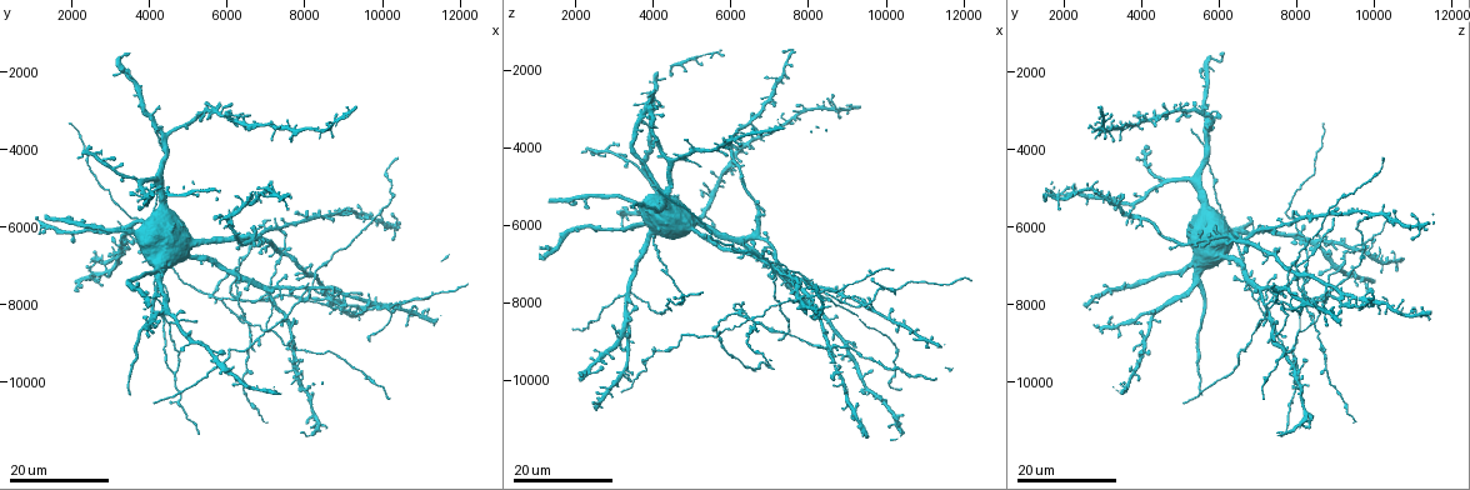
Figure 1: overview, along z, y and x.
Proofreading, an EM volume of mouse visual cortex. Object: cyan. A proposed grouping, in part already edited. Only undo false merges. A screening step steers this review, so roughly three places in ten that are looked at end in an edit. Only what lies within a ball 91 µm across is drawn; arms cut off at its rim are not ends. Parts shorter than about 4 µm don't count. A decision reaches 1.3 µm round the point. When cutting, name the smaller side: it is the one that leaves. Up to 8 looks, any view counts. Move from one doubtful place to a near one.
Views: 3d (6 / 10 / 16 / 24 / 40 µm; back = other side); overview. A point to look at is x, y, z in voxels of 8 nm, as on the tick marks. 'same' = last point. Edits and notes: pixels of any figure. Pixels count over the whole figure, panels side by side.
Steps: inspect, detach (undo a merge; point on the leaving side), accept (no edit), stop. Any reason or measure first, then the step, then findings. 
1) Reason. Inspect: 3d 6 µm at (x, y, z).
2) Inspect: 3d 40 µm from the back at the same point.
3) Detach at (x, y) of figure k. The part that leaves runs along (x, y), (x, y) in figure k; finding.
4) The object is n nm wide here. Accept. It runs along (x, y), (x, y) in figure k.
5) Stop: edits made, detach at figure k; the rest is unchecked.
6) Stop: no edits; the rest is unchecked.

Four or more arms meet. Inspect: 3d 16 µm at (7500, 8400, 7300).

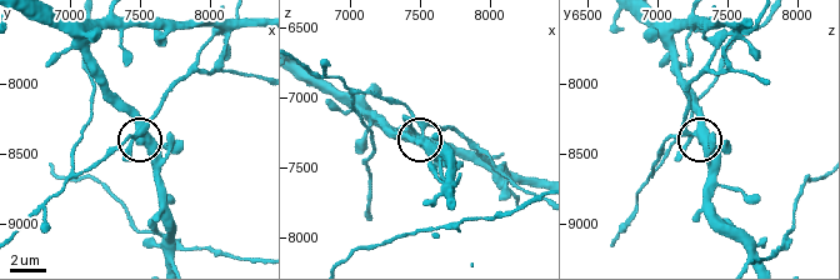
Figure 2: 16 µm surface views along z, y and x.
Inspect: 3d 10 µm at (7520, 8360, 7240).

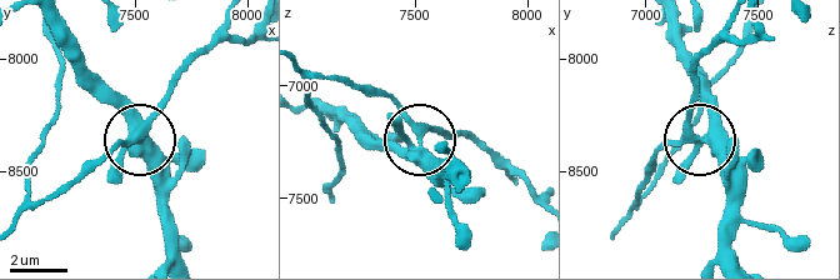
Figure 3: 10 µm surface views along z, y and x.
Accept. It runs along (319, 109), (371, 135), (419, 145), (436, 180) in figure 3; all the same cell.

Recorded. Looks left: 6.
Two arms in line, one across. Inspect: 3d 24 µm at (7050, 8700, 7000).

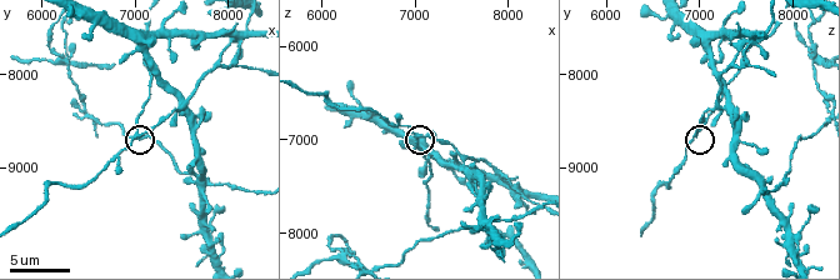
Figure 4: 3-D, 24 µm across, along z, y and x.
Closer look. Inspect: 3d 10 µm at (7000, 8600, 6950).

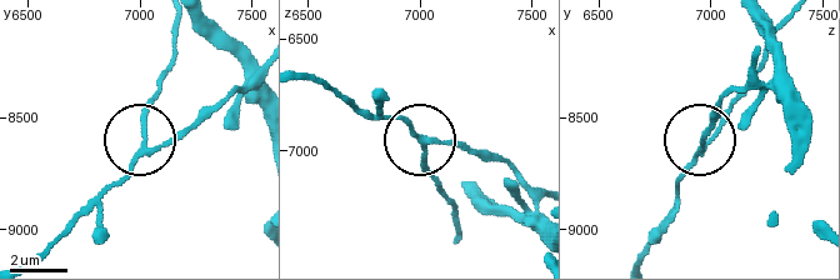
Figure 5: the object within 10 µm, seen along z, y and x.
The side arm is 32 µm long. Accept. It runs along (466, 186), (529, 213), (510, 169), (430, 140), (438, 188) in figure 5; one cell here.

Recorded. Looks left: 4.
Three-way junction. Inspect: 3d 24 µm at (10150, 8100, 7650).

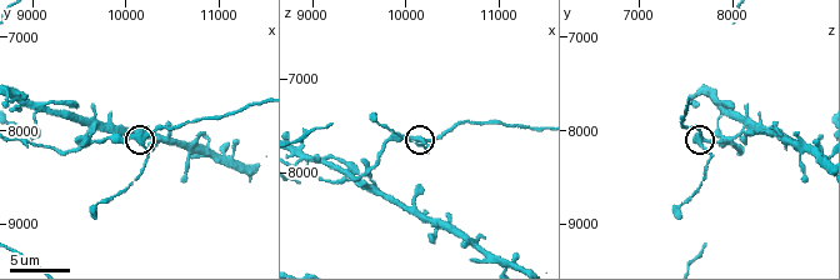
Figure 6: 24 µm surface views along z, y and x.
Inspect: 3d 6 µm at (10200, 8050, 7650).

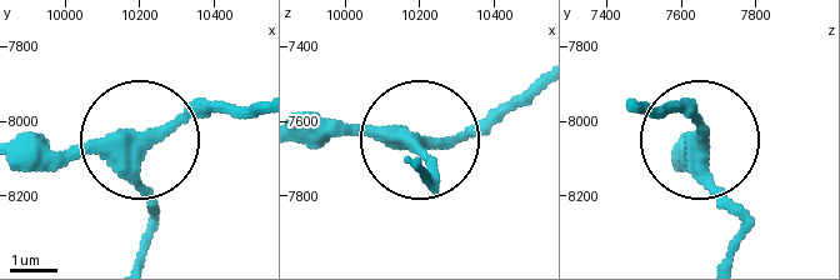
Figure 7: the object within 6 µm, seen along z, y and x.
The side arm is 10 µm long. Accept. One cell here.

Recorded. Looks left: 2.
Four or more arms meet. Inspect: 3d 24 µm at (6400, 3300, 4000).

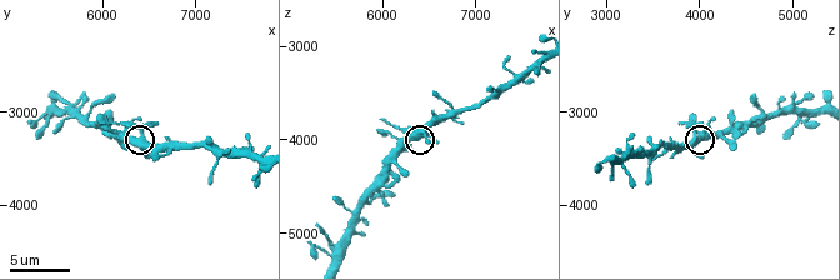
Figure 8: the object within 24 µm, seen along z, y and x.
Inspect: 3d 10 µm at (6450, 3300, 3950).

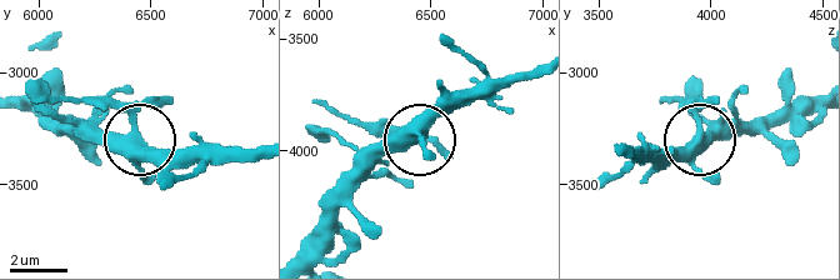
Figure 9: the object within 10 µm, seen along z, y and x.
4 arms meet here. Detach at (104, 104) of figure 9. Two cells meet here.

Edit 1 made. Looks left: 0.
Stop: edits made, detach at figure 9; the rest is unchecked.

